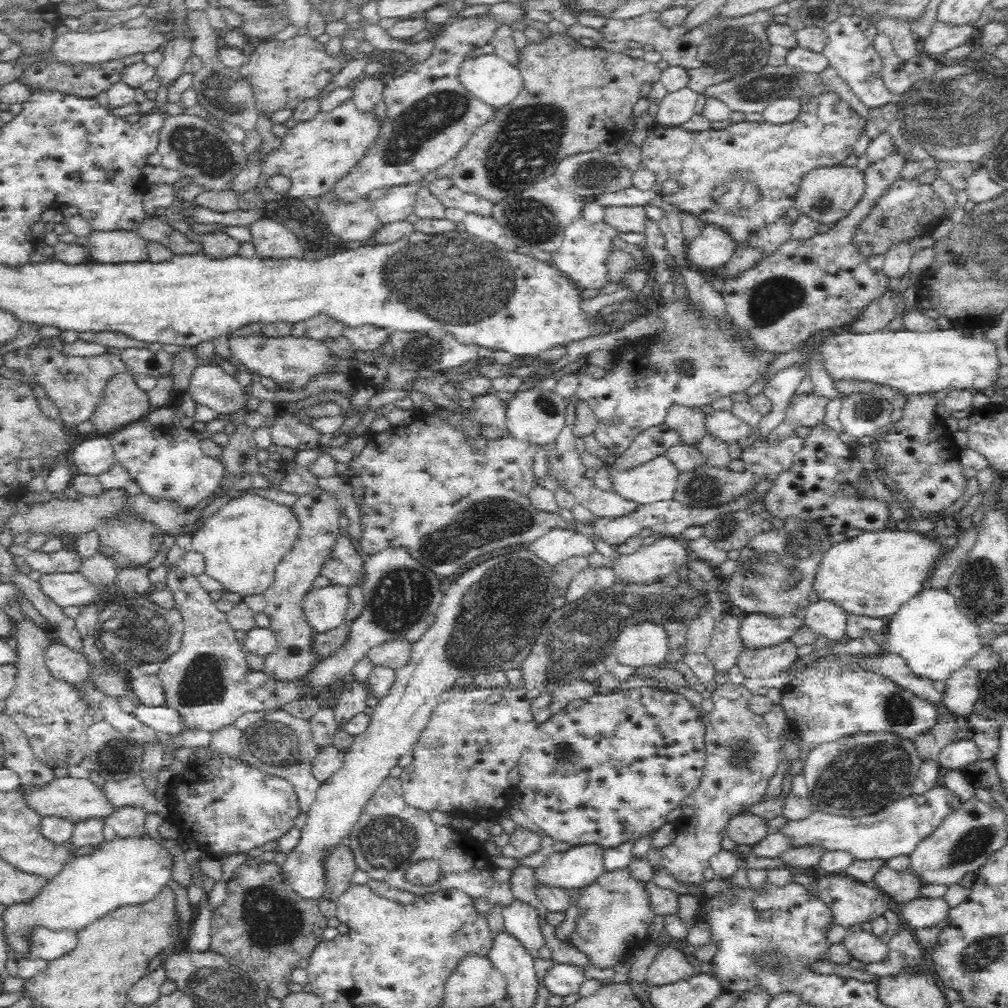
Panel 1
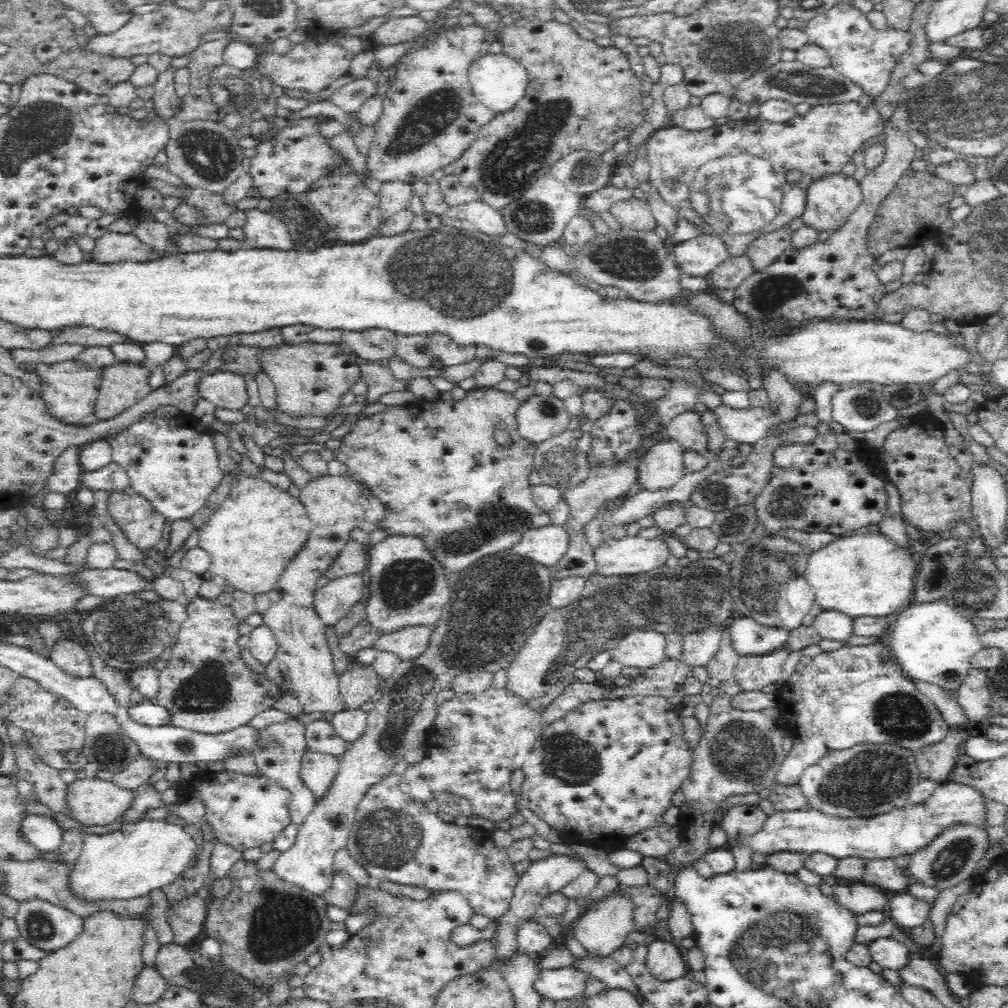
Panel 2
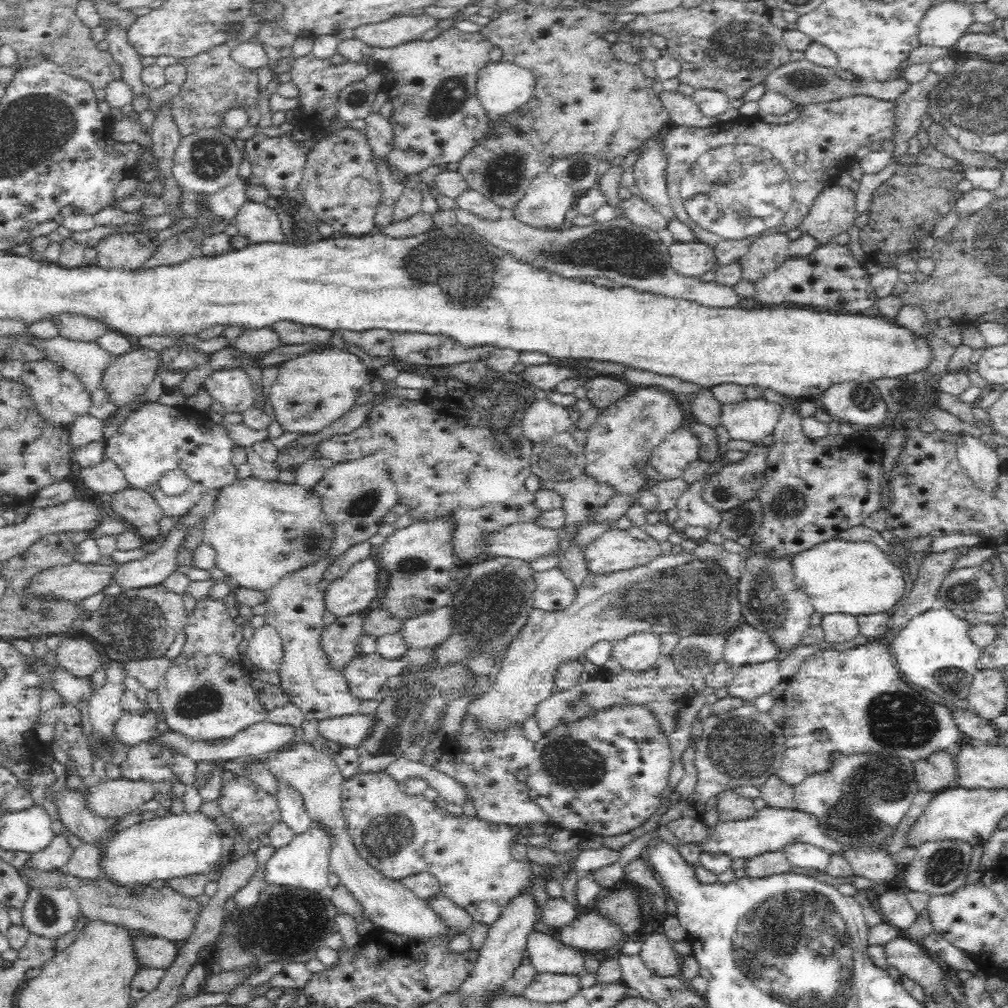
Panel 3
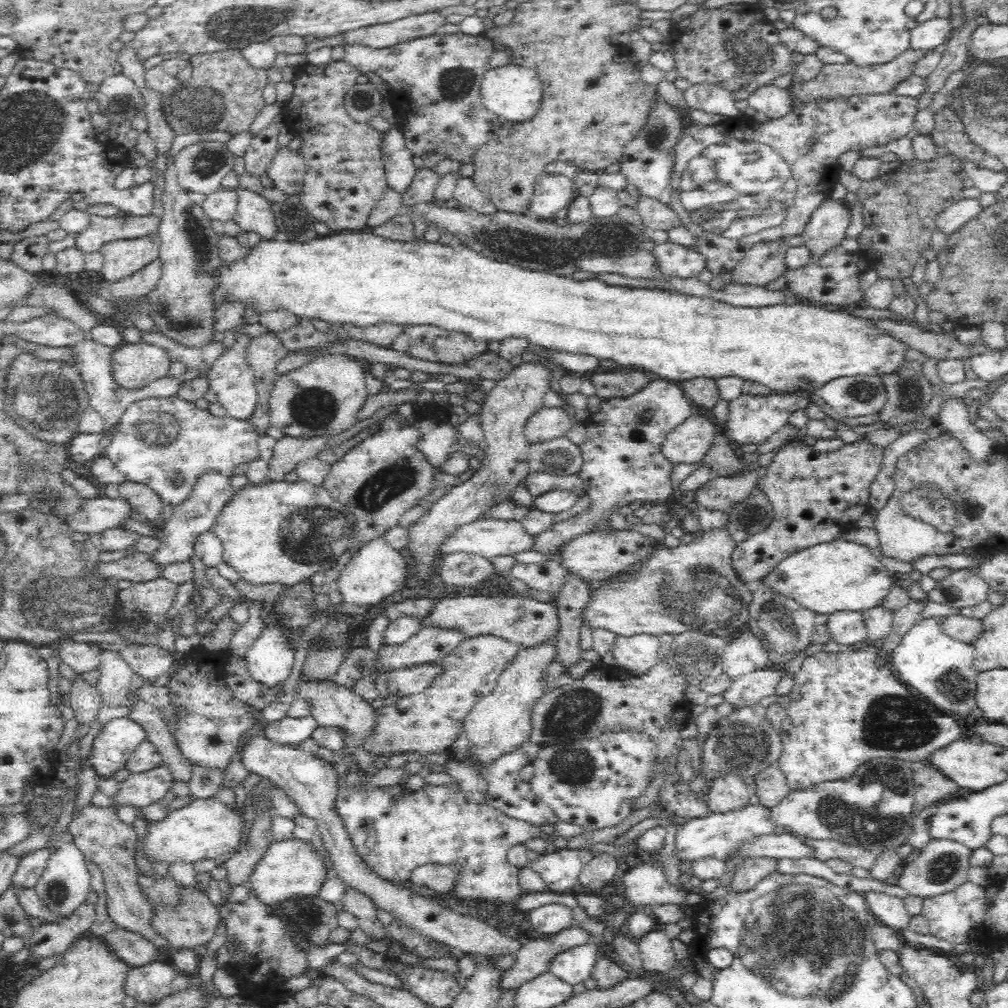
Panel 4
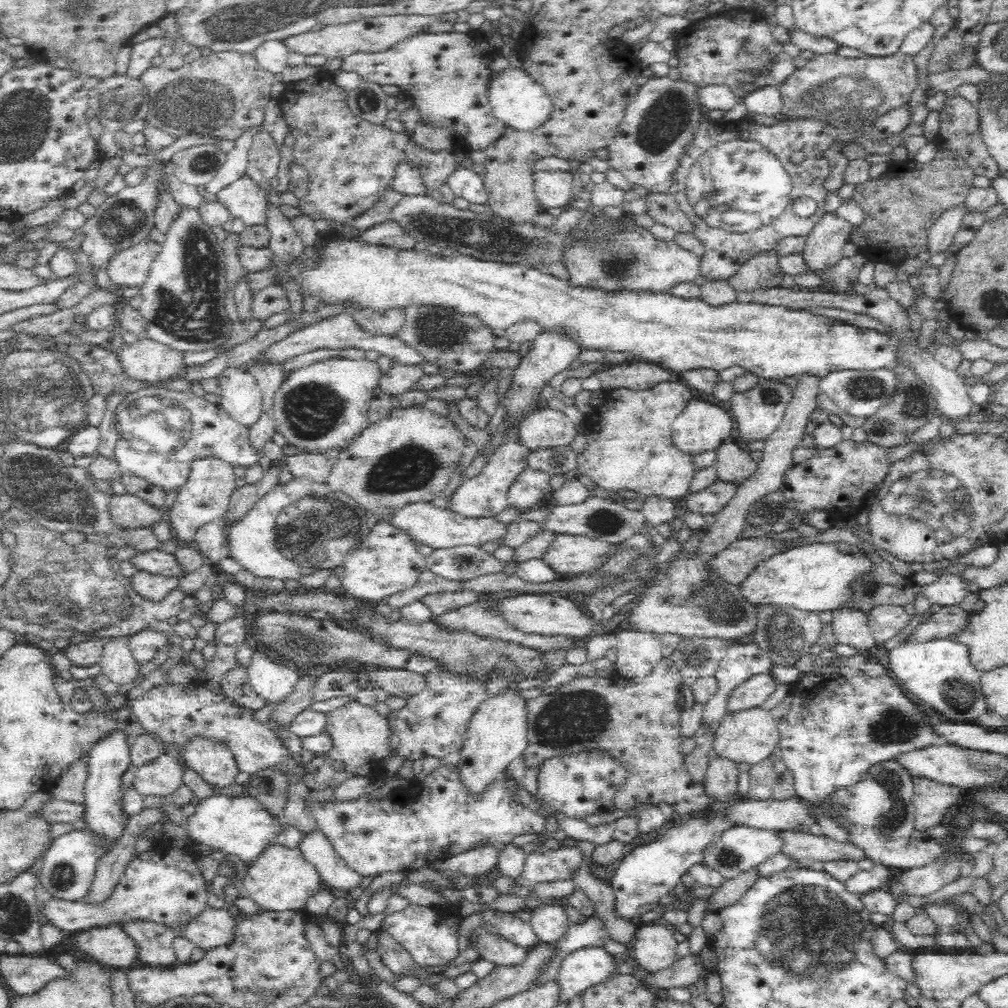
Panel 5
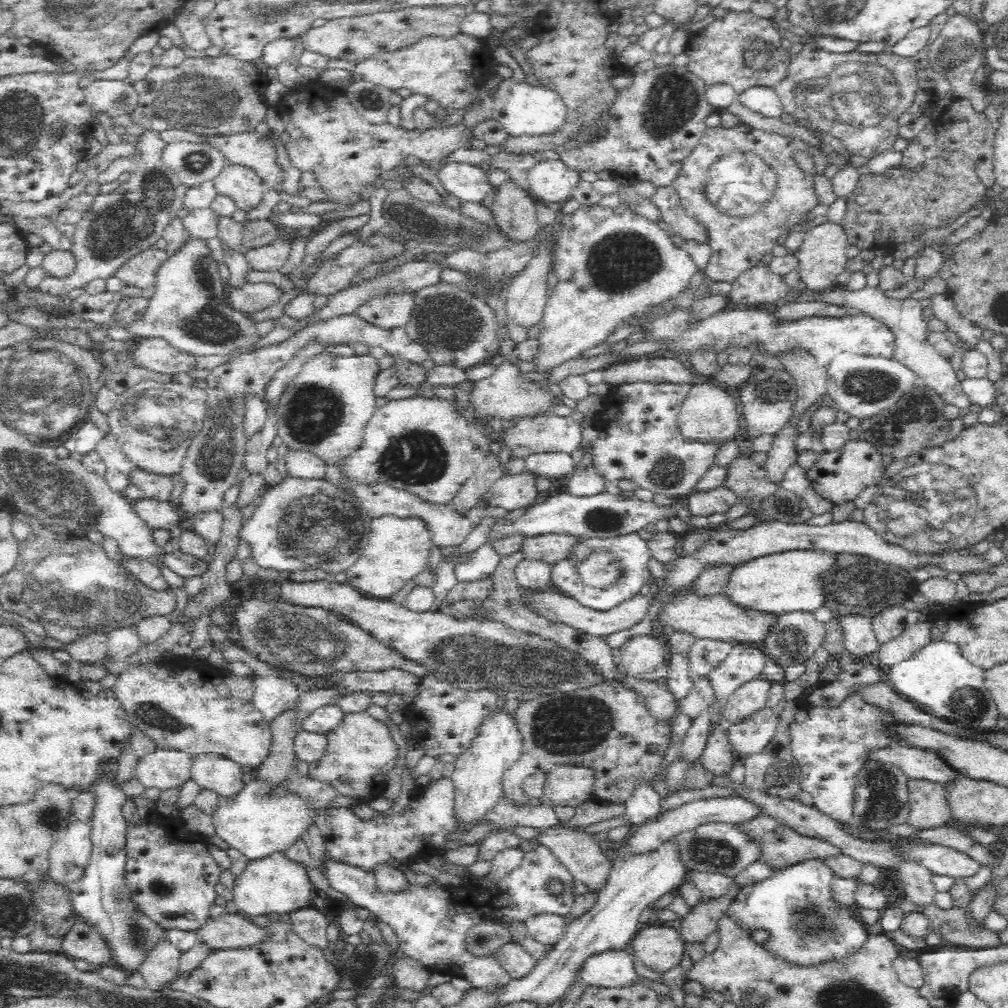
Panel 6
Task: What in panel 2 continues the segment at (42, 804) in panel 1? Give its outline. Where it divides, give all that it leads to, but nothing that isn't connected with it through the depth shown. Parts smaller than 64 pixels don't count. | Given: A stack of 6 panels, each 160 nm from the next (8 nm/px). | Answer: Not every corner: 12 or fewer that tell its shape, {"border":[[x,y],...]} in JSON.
{"border":[[84,778],[68,788],[74,819],[106,826],[123,818],[138,792]]}

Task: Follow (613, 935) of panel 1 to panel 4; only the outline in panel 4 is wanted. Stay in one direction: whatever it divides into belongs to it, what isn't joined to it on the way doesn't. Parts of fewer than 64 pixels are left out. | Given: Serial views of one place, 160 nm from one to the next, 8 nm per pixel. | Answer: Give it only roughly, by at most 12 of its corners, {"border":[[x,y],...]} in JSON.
{"border":[[571,927],[521,945],[509,970],[498,971],[498,993],[516,991],[549,972],[554,957],[590,943]]}

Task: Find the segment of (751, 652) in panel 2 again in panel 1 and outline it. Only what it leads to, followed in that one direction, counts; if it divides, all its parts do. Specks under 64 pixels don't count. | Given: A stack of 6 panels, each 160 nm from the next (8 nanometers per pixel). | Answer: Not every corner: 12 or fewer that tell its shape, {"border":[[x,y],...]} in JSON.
{"border":[[749,614],[739,623],[745,649],[789,641],[804,621]]}

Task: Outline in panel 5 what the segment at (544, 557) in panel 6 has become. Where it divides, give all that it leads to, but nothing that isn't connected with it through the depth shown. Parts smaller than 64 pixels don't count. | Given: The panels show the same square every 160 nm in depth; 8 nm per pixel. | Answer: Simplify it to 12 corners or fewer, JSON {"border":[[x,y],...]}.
{"border":[[554,534],[542,560],[559,577],[606,560],[607,542]]}

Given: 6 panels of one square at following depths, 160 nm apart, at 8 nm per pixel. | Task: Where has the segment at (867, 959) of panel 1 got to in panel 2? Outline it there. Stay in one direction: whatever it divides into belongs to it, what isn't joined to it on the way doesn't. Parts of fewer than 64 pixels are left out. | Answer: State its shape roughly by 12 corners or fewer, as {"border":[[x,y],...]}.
{"border":[[892,937],[868,947],[874,961],[896,971],[906,968],[914,955]]}

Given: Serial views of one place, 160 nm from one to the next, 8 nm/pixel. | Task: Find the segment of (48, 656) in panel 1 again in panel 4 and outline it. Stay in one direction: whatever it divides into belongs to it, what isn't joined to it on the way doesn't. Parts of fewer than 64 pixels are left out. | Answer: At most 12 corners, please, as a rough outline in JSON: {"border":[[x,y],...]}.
{"border":[[65,639],[56,647],[78,675],[99,668],[99,644]]}

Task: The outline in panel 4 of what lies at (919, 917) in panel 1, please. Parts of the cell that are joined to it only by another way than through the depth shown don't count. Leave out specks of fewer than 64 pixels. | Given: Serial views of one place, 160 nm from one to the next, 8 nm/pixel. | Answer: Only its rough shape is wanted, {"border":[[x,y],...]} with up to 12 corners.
{"border":[[876,891],[864,895],[878,923],[909,926],[902,899]]}

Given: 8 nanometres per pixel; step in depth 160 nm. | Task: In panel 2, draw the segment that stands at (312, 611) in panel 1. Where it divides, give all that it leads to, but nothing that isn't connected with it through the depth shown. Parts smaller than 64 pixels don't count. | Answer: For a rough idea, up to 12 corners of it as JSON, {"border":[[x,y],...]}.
{"border":[[362,572],[317,590],[323,624],[344,619],[367,593]]}

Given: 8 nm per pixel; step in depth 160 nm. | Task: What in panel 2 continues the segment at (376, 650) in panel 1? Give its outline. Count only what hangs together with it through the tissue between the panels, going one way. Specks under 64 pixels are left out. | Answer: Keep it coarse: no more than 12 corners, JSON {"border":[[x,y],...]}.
{"border":[[435,624],[382,633],[376,649],[414,660],[429,649]]}

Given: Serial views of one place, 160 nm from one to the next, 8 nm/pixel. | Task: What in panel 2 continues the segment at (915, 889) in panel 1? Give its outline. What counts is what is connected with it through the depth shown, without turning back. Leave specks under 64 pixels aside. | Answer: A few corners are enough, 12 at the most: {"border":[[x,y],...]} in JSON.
{"border":[[894,859],[862,864],[859,882],[894,894],[907,890]]}

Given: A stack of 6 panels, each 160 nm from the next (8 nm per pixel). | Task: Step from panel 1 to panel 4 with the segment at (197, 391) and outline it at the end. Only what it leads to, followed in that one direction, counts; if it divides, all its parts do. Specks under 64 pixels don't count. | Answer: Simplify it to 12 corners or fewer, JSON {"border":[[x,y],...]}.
{"border":[[242,330],[207,378],[230,418],[247,421],[259,399]]}

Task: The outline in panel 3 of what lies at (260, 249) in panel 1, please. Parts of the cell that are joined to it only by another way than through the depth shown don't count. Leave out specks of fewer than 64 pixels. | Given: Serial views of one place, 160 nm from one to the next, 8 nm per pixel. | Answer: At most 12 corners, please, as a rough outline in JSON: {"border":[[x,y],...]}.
{"border":[[247,199],[234,218],[239,234],[284,242],[275,209]]}

